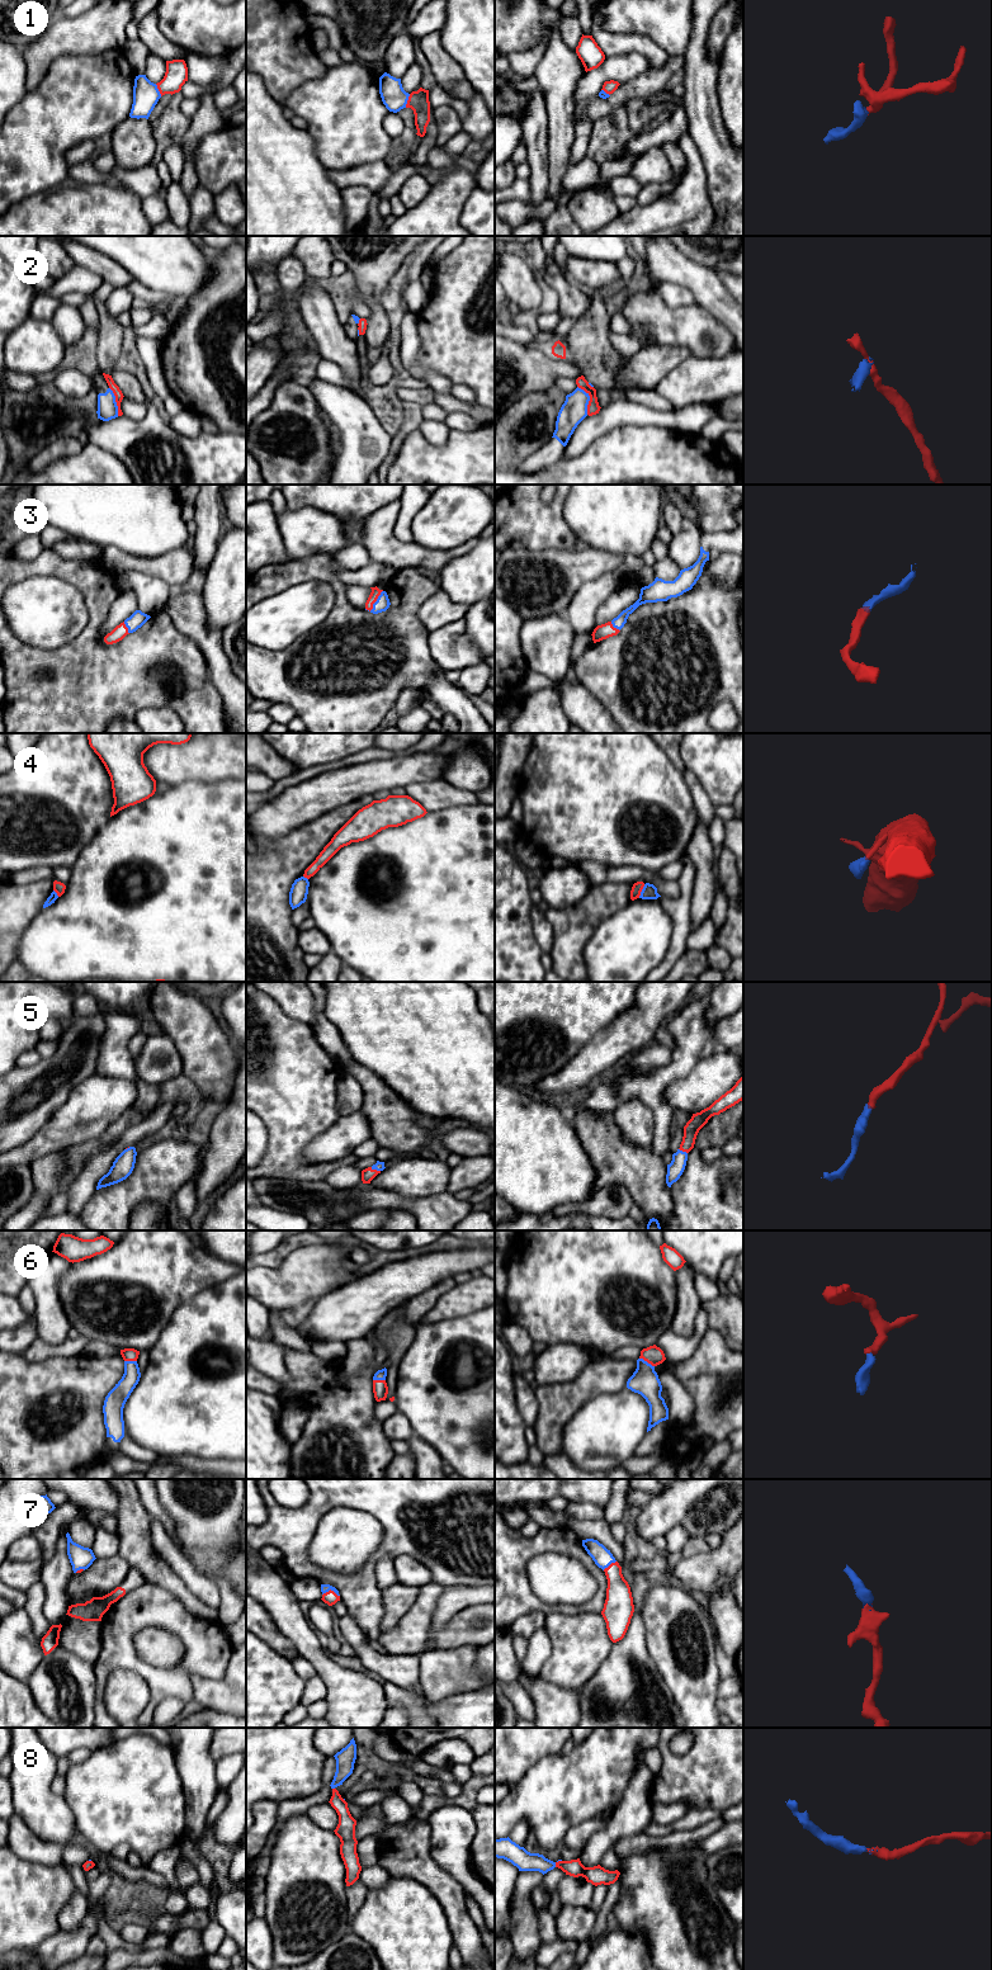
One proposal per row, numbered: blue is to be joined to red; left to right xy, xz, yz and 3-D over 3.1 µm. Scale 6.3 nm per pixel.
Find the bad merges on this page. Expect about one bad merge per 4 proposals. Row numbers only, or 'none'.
2, 4

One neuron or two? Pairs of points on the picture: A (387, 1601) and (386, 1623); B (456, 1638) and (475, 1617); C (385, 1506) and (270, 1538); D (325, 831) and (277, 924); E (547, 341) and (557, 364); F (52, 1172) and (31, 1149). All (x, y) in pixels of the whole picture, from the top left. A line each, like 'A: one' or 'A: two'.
A: one
B: one
C: one
D: one
E: two
F: two

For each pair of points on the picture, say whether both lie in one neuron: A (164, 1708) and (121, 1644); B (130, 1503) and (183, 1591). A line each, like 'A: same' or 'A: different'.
A: different
B: same

